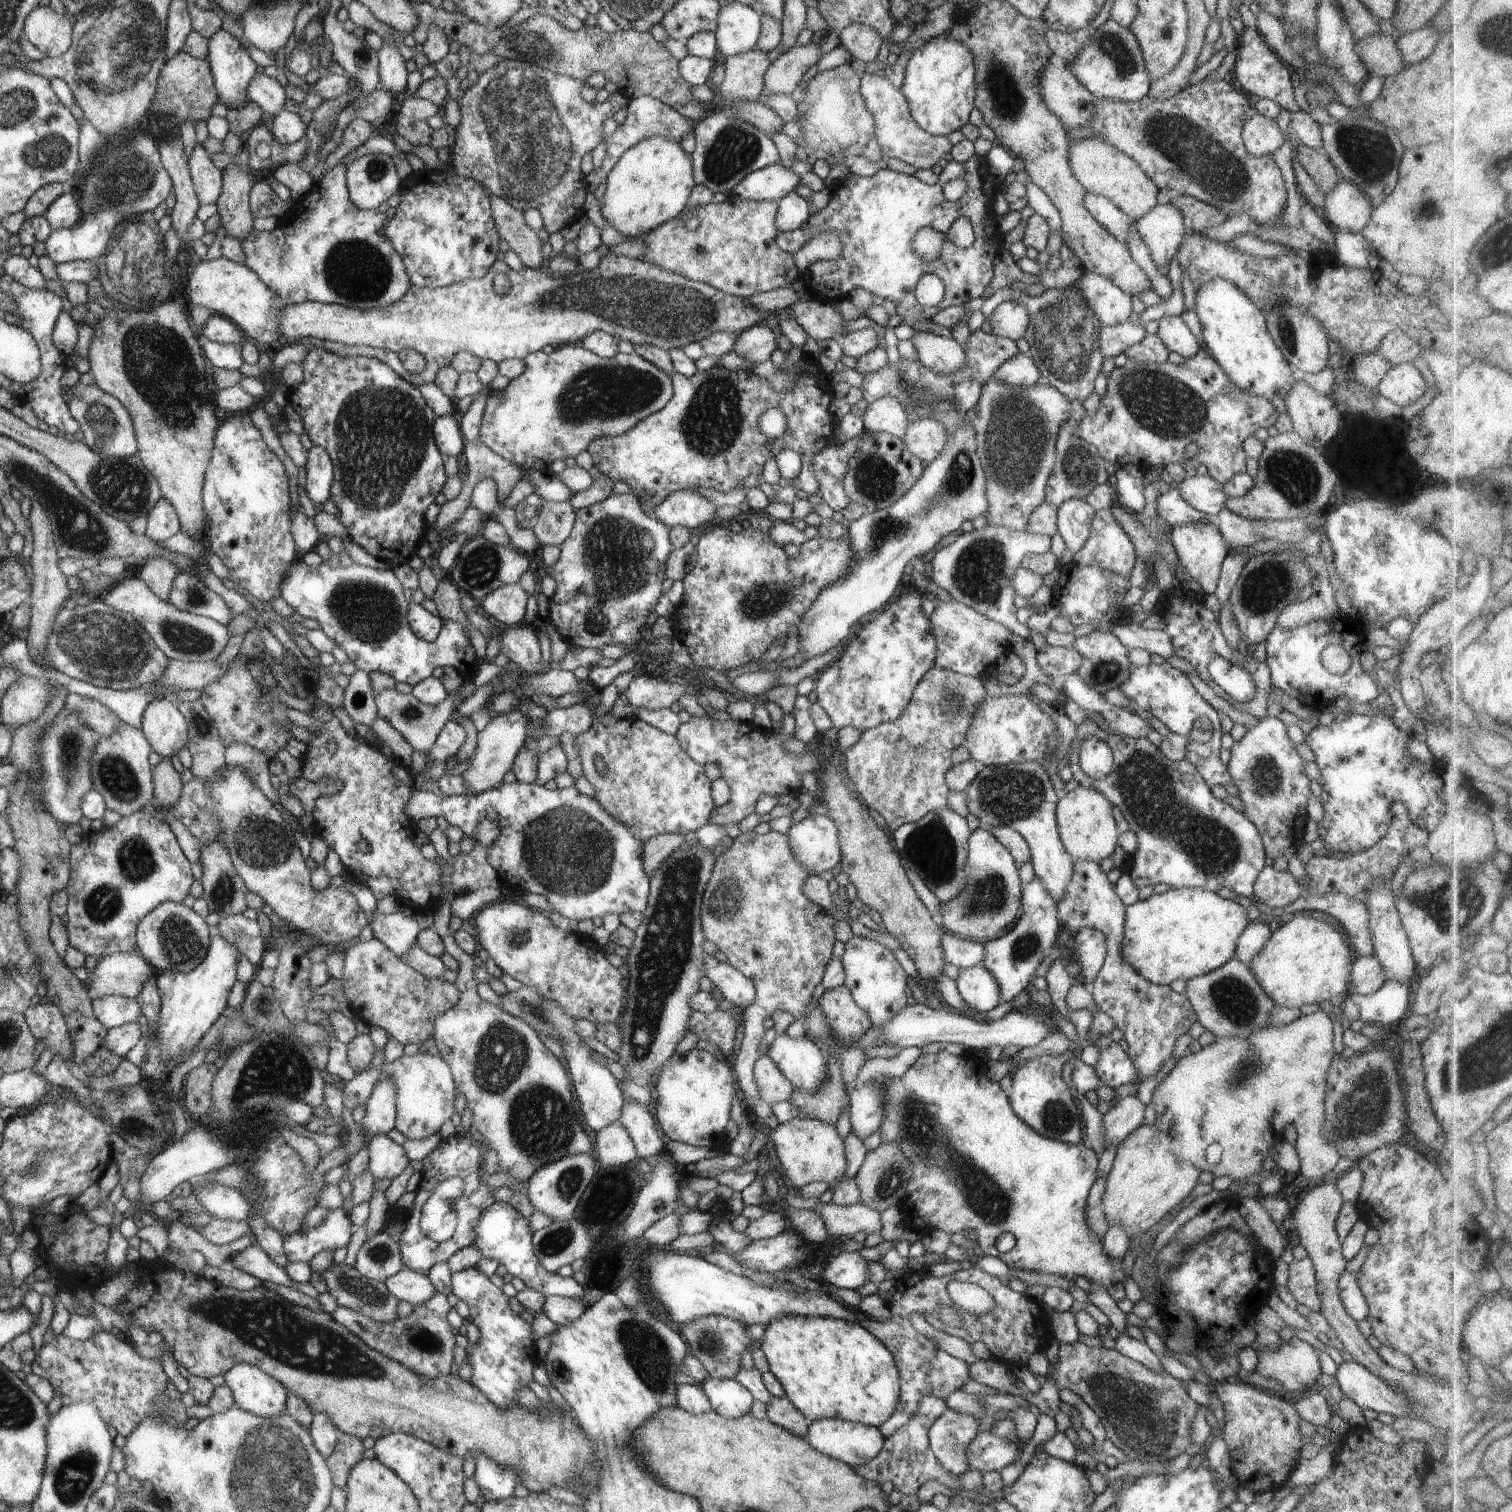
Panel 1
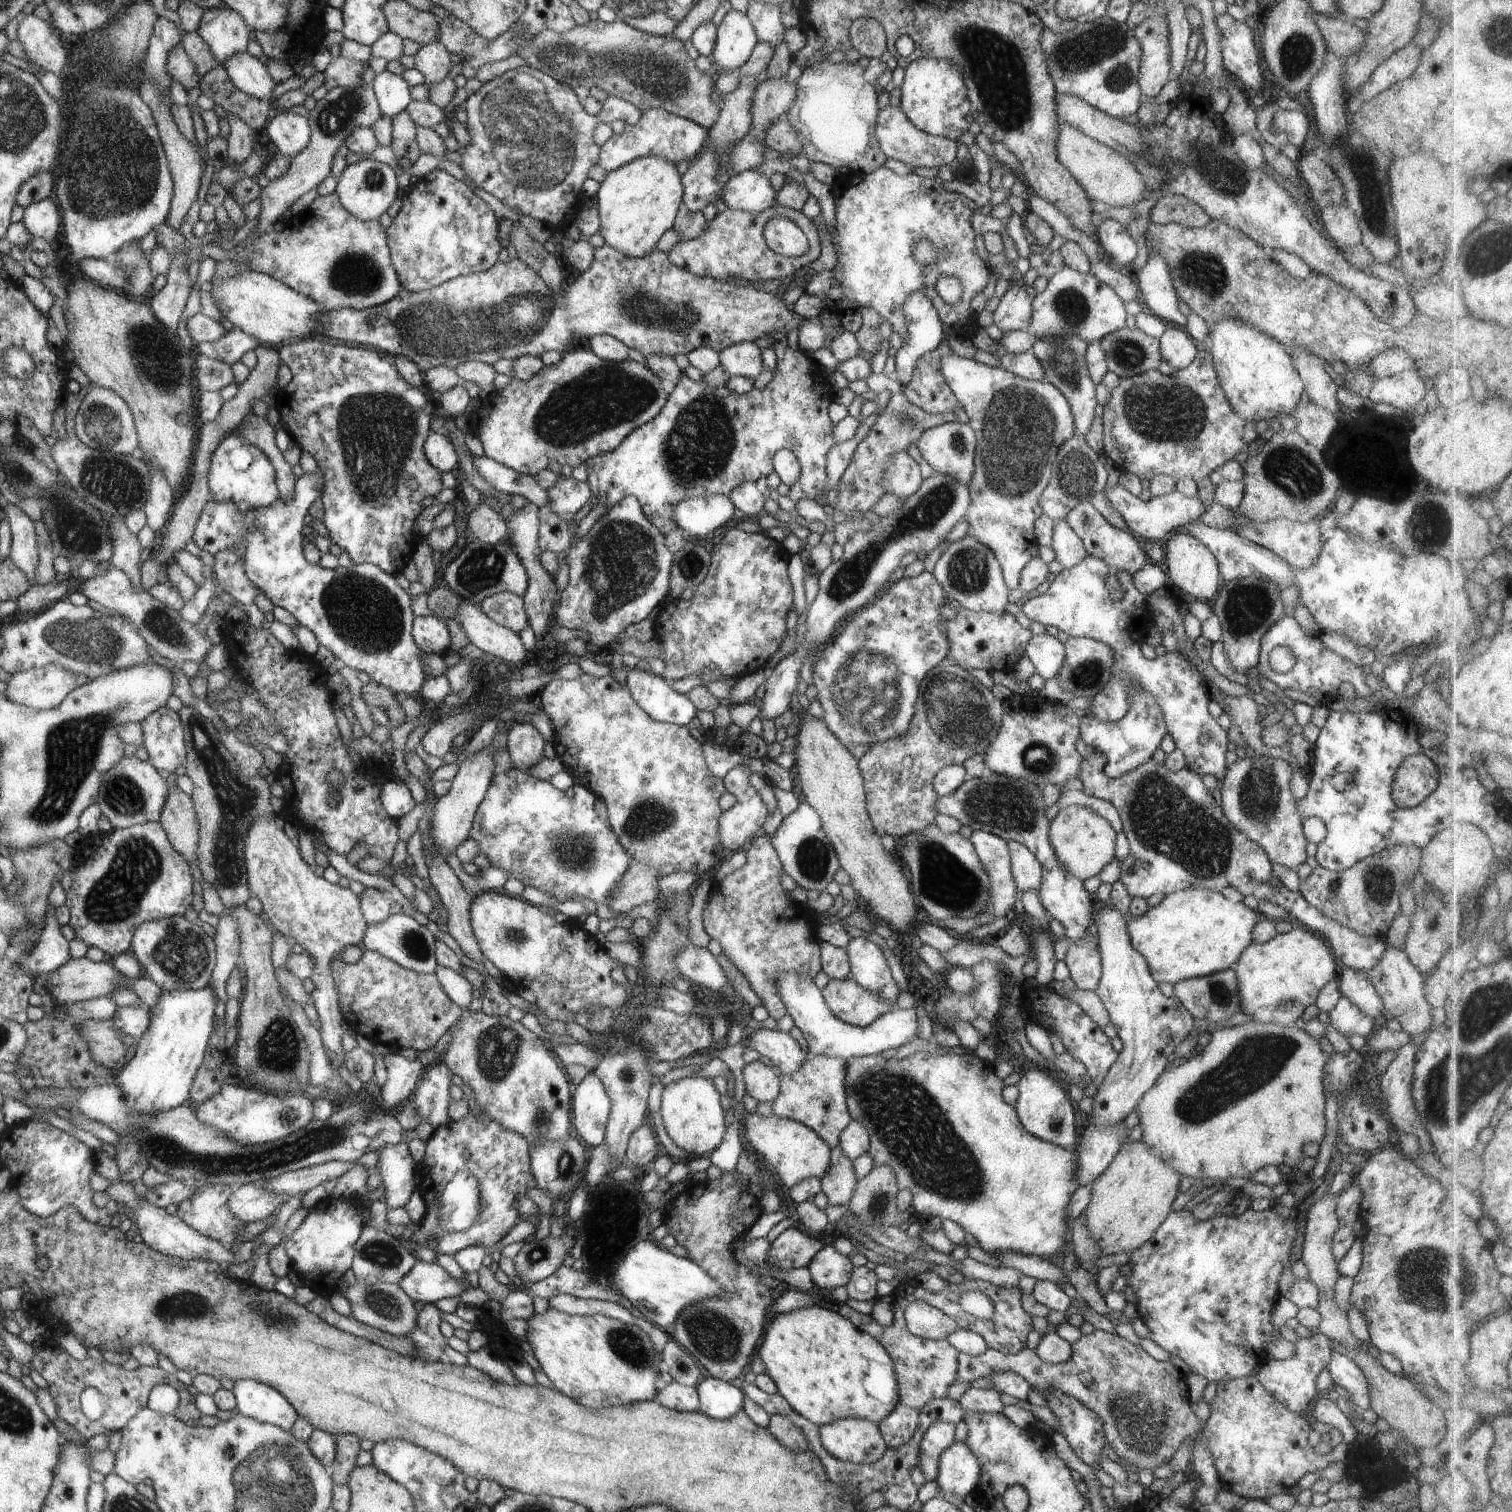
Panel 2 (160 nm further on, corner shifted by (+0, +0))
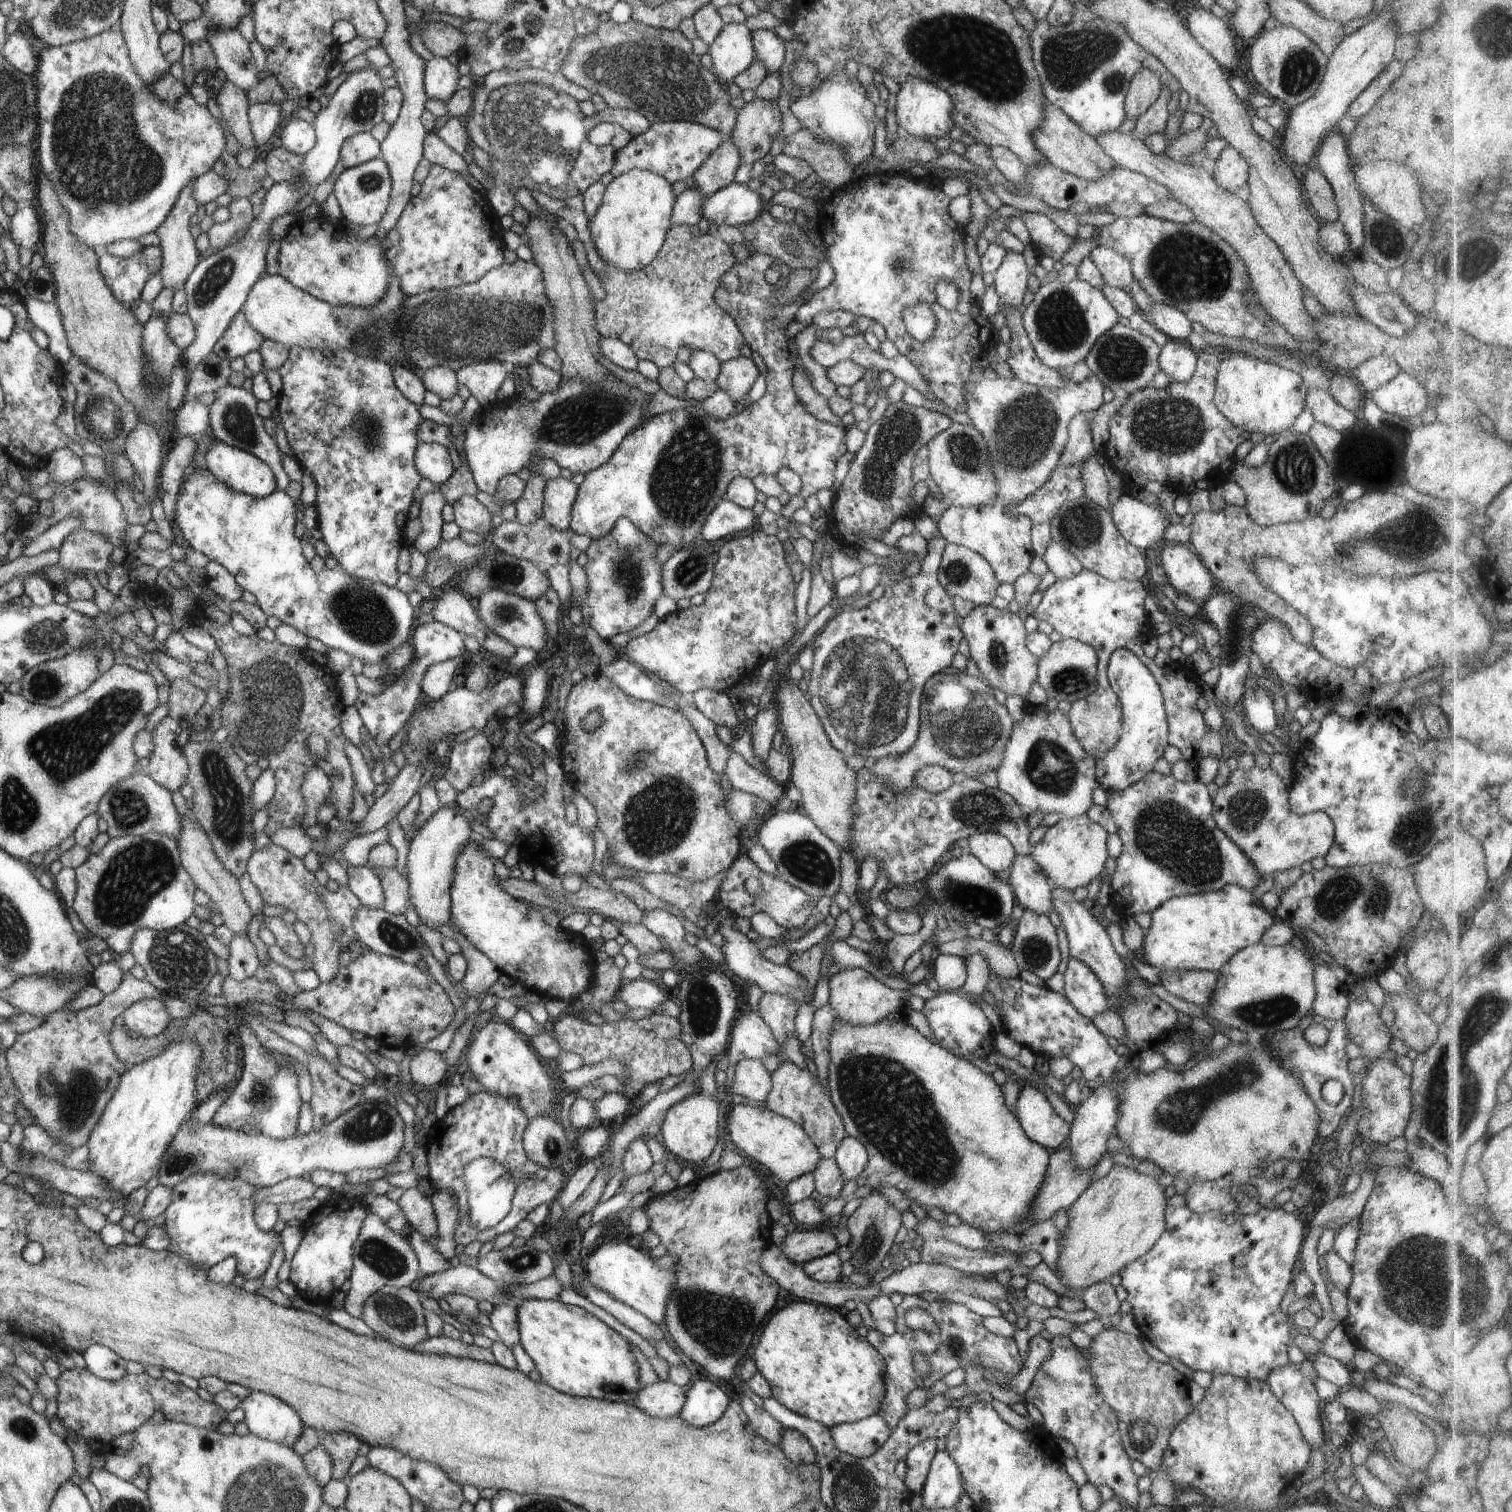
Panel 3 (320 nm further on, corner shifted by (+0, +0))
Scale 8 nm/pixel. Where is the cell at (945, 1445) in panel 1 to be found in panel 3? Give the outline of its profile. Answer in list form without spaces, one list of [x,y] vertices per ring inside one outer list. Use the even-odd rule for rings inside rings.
[[[928,1438],[914,1446],[906,1454],[905,1460],[908,1470],[903,1482],[913,1496],[921,1495],[928,1472],[930,1472],[930,1465],[937,1452],[937,1439]]]

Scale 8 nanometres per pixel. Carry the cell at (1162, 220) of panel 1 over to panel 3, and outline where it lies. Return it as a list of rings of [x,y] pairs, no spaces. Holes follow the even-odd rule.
[[[1152,300],[1152,309],[1145,318],[1163,332],[1168,340],[1187,340],[1188,334],[1193,332],[1190,320],[1184,312],[1180,312],[1168,304]]]

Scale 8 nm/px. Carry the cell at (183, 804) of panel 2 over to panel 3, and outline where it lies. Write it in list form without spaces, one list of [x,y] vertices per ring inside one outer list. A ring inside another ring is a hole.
[[[194,816],[184,818],[184,826],[182,826],[177,844],[181,850],[181,863],[186,872],[189,872],[189,876],[193,878],[198,890],[202,890],[210,896],[210,900],[222,916],[223,925],[232,932],[233,936],[236,936],[236,934],[248,936],[249,924],[252,921],[253,914],[241,892],[239,880],[236,880],[234,874],[230,874],[226,870],[226,866],[216,858],[206,832]]]

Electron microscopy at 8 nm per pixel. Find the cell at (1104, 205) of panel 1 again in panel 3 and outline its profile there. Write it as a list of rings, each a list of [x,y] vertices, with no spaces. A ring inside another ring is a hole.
[[[1099,245],[1090,252],[1089,256],[1102,275],[1104,285],[1114,286],[1130,293],[1134,274],[1132,274],[1132,262],[1128,260],[1128,256]]]

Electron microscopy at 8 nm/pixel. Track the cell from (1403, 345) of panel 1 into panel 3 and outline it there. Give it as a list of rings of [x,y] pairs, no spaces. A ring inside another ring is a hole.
[[[1376,356],[1360,364],[1351,374],[1360,382],[1367,395],[1370,395],[1376,388],[1387,384],[1402,372],[1400,364],[1394,358]]]

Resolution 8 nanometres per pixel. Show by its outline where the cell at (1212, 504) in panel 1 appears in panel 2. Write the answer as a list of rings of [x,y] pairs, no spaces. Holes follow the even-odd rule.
[[[1119,484],[1112,490],[1105,491],[1111,506],[1122,515],[1127,526],[1134,529],[1135,537],[1143,543],[1146,541],[1160,543],[1172,532],[1186,528],[1189,523],[1196,521],[1202,513],[1206,512],[1198,492],[1190,498],[1182,494],[1179,488],[1167,495],[1152,497],[1148,501],[1142,501]]]

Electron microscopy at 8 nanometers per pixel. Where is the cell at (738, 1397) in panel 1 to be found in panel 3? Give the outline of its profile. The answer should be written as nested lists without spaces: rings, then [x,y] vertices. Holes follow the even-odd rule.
[[[696,1380],[686,1392],[686,1404],[679,1416],[690,1426],[709,1426],[722,1418],[730,1401],[728,1394],[712,1381]]]

